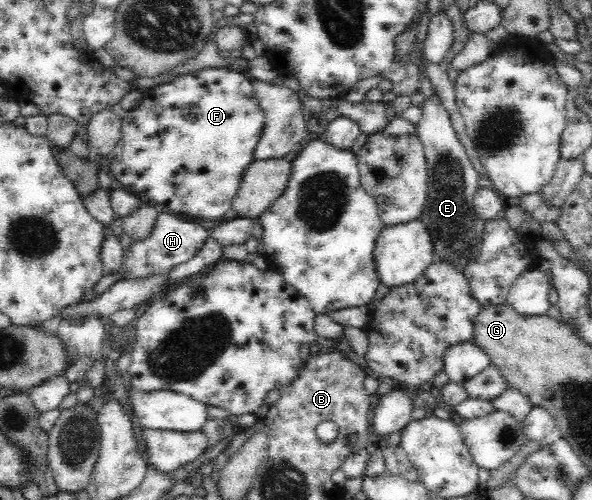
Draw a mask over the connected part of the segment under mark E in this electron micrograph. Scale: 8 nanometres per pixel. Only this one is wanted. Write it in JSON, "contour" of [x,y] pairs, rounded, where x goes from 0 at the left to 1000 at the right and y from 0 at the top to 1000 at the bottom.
{"contour":[[[730,176],[731,188],[715,200],[715,232],[703,250],[708,280],[716,292],[723,332],[723,394],[711,442],[723,454],[730,474],[731,504],[745,524],[762,524],[780,542],[809,508],[819,442],[799,420],[799,398],[809,378],[809,350],[799,338],[785,296],[772,276],[770,262],[745,194]]]}

